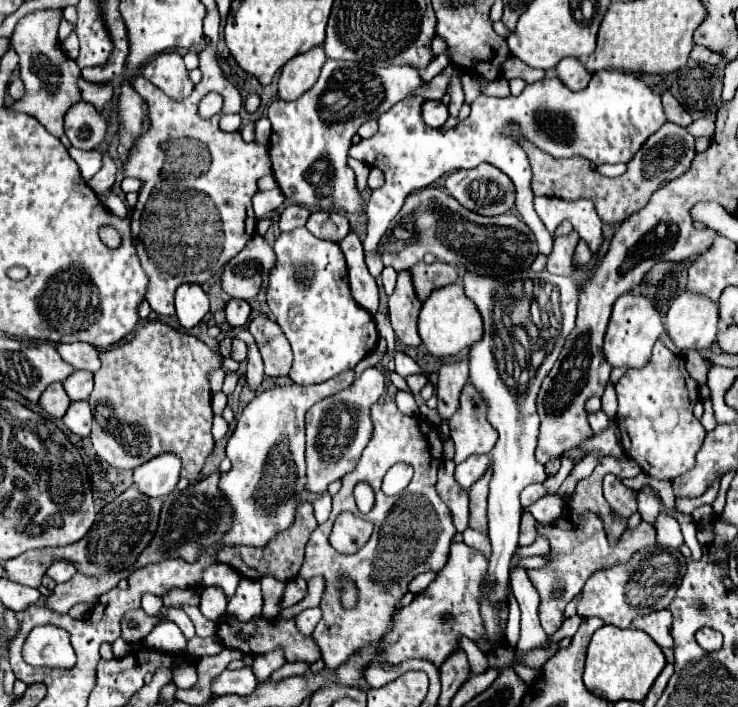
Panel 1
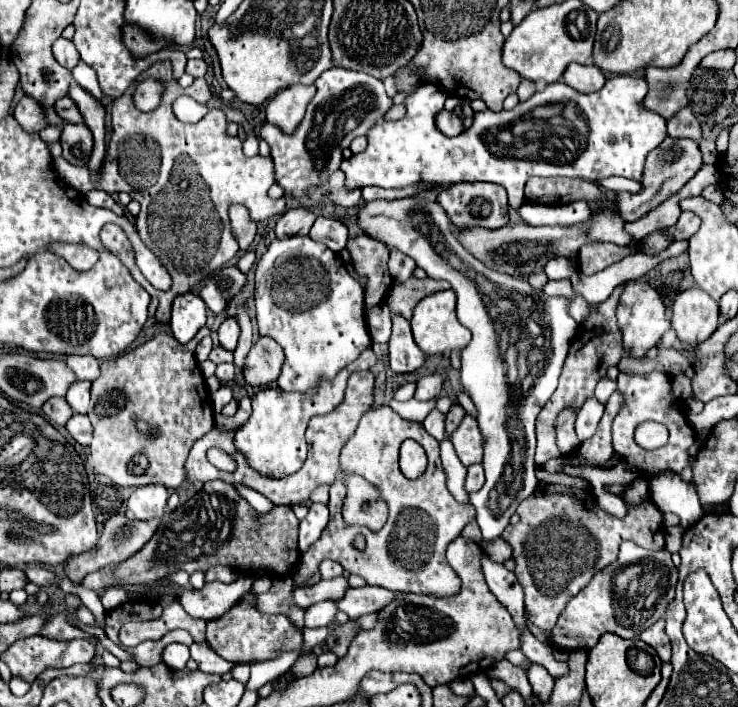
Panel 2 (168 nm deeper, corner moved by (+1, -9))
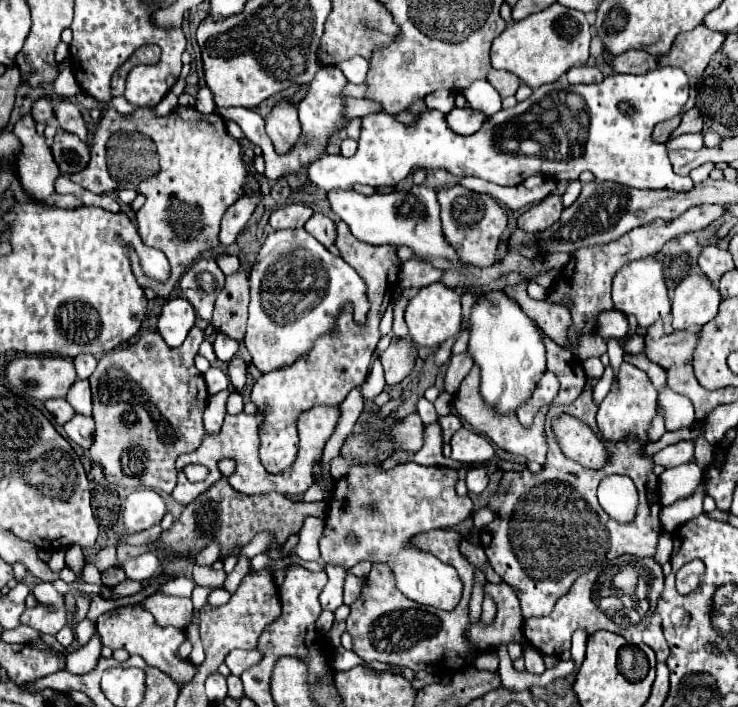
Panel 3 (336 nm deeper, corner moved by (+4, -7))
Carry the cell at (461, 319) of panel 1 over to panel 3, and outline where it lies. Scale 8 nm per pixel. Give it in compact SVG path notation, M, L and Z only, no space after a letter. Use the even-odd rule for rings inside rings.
M432 283L428 287L422 287L406 307L406 323L410 329L410 337L414 343L422 347L436 347L444 343L448 337L460 333L460 295L446 287L444 283Z

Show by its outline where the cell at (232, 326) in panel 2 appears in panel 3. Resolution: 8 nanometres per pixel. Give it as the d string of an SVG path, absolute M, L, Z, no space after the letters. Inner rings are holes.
M222 333L216 335L212 347L214 347L218 361L226 361L226 363L238 353L238 341L234 341L234 339L230 339L228 335L222 335Z

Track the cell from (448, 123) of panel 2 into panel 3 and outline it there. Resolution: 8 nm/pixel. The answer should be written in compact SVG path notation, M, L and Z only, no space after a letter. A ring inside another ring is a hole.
M470 107L454 109L452 113L446 115L446 121L448 121L450 129L454 133L458 133L458 135L472 135L472 133L476 133L486 119L488 117L482 111L476 111L476 109L470 109Z

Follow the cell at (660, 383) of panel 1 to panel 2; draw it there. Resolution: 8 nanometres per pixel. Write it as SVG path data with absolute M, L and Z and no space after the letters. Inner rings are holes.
M651 371L647 375L623 375L623 373L619 373L617 393L621 393L625 399L621 411L613 419L613 447L621 455L621 459L627 461L629 465L635 465L639 475L643 475L643 477L645 475L655 477L663 471L671 471L671 473L679 475L689 465L689 459L691 459L689 447L695 443L695 431L687 421L685 409L677 403L677 399L671 397L673 395L671 377L663 371ZM645 421L663 423L669 429L669 443L665 447L645 451L643 447L639 447L635 443L635 437L633 437L635 429L637 429L637 425L641 425Z

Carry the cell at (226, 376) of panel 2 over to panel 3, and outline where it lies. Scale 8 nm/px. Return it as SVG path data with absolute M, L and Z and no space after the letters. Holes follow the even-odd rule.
M210 367L206 373L204 373L204 379L206 379L206 387L208 387L208 395L214 395L214 393L220 393L224 389L228 389L230 381L228 381L228 375L218 369L218 367Z

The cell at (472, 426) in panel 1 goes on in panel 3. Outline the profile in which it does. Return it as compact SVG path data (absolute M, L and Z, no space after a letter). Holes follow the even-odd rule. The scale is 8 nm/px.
M462 427L460 431L452 435L450 447L452 447L452 459L458 463L466 463L466 465L476 465L494 457L492 443L486 437L466 427Z

